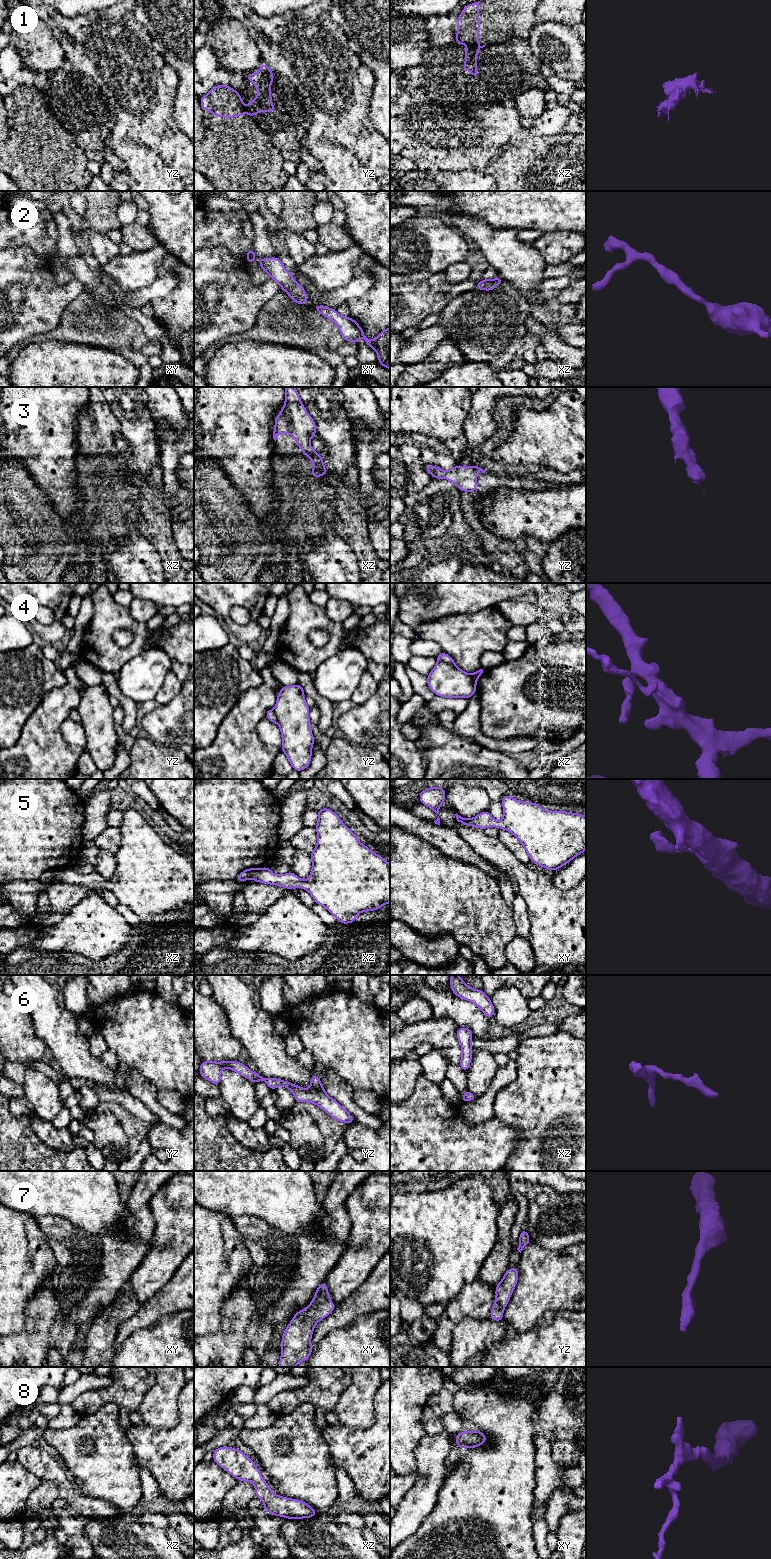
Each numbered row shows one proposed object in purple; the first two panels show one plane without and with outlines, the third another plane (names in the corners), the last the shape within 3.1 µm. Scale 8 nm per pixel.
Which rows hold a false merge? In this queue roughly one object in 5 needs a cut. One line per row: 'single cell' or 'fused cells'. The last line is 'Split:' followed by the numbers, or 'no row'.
1: fused cells
2: single cell
3: single cell
4: single cell
5: single cell
6: single cell
7: single cell
8: single cell
Split: 1

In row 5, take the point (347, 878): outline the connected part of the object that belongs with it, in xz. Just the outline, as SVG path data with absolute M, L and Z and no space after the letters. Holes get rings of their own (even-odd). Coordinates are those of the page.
M321 808L317 812L317 845L310 853L312 869L307 880L302 881L292 871L276 875L271 872L269 866L245 869L236 880L245 882L253 879L255 882L278 885L288 890L301 887L312 895L316 904L324 906L338 922L354 923L359 913L376 911L390 903L390 864L362 844L331 809Z

